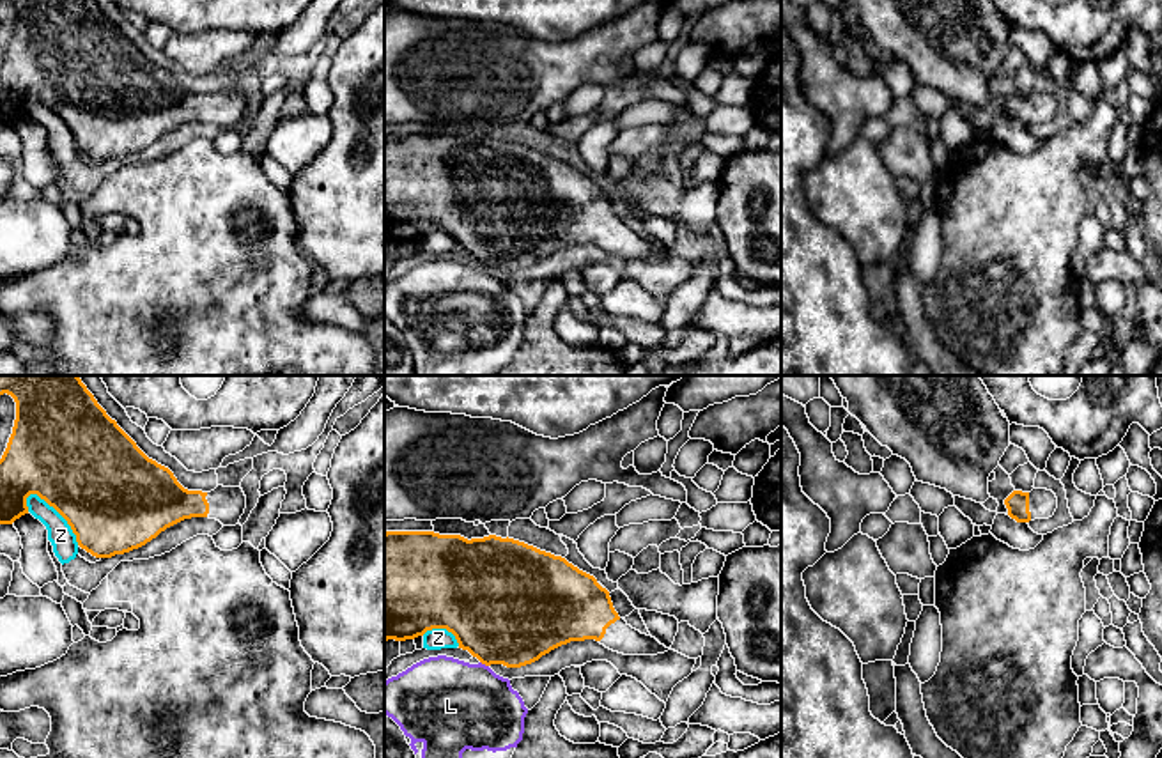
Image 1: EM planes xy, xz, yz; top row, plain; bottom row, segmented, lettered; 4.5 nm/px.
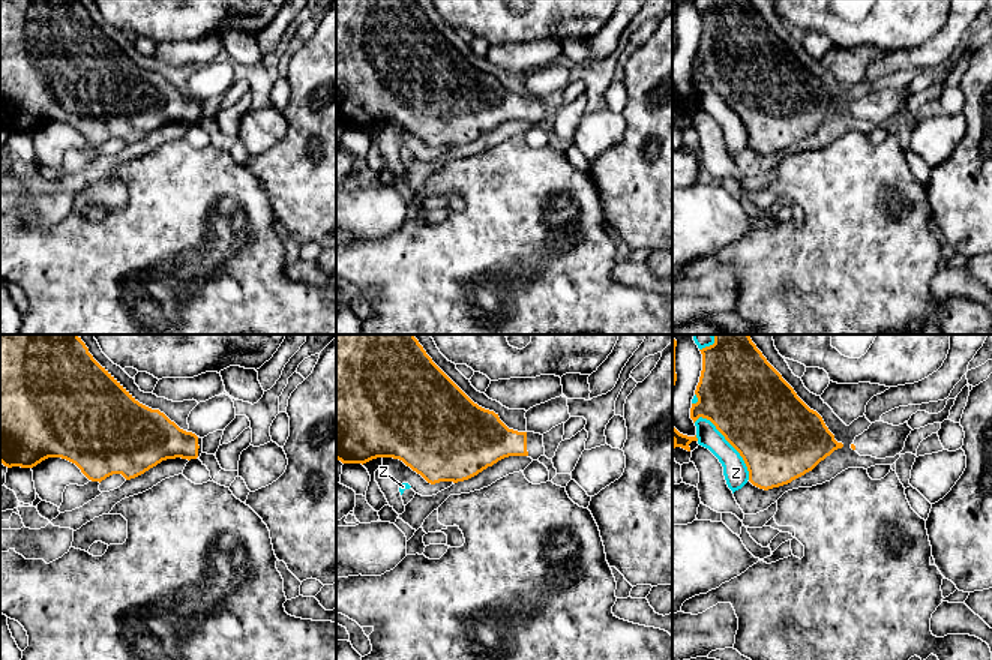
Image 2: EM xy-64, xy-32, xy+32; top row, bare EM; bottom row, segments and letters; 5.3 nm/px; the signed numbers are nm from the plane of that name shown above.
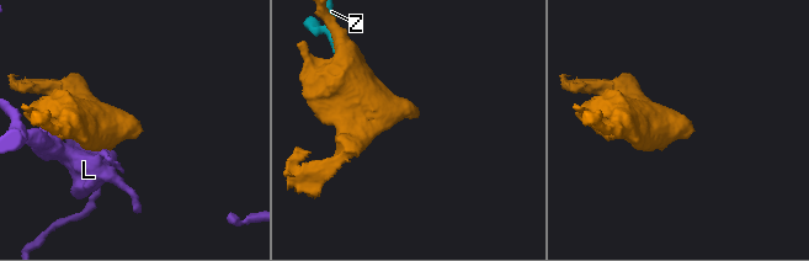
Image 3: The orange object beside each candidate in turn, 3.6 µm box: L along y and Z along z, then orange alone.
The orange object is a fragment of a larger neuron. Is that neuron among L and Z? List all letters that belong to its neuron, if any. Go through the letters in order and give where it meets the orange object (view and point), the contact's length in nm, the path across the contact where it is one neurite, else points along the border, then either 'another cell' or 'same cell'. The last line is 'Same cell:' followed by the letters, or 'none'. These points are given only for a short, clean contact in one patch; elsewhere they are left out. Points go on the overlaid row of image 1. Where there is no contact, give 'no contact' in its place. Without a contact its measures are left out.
L: contact xz (484, 663); length 50 nm; another cell
Z: contact xy (57, 510); length 320 nm; another cell
Same cell: none

